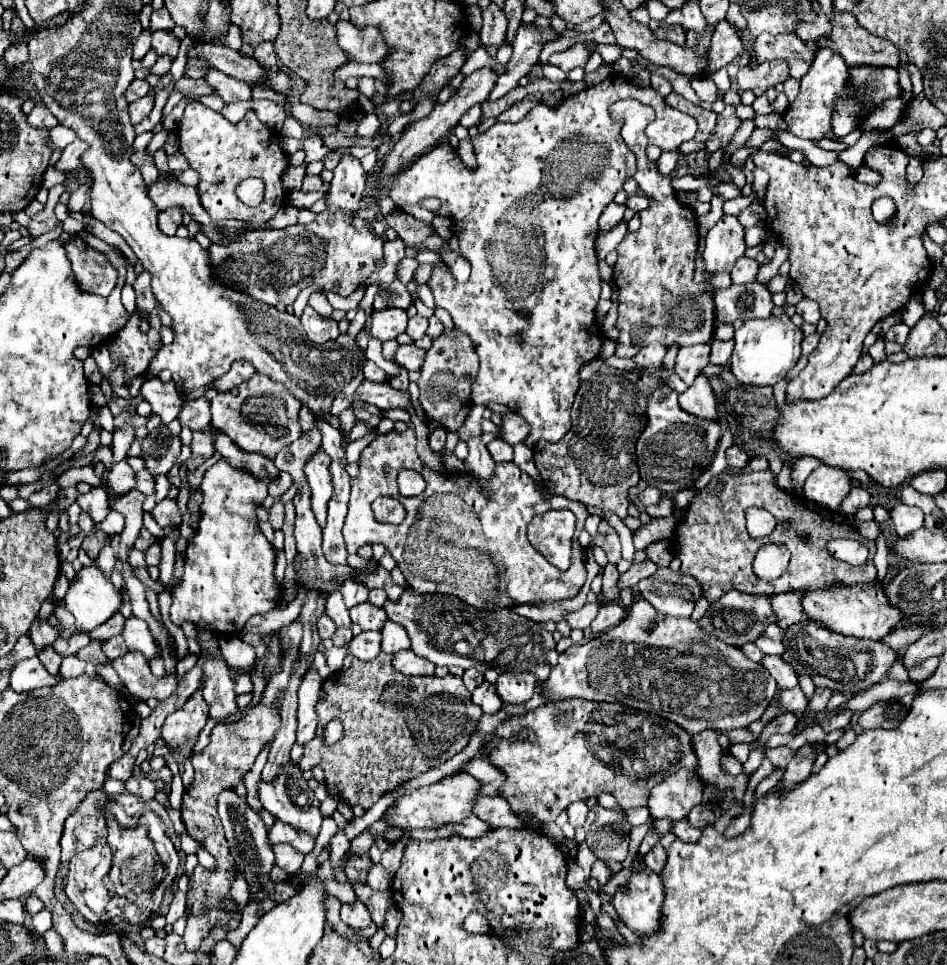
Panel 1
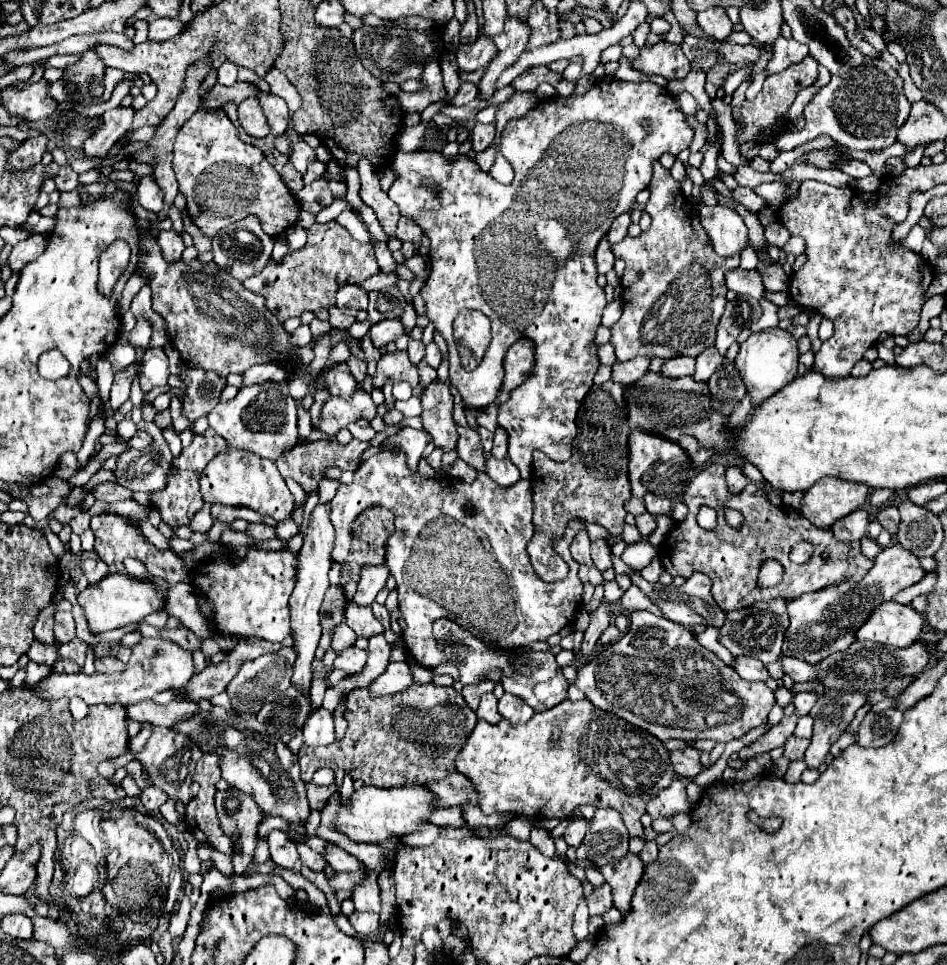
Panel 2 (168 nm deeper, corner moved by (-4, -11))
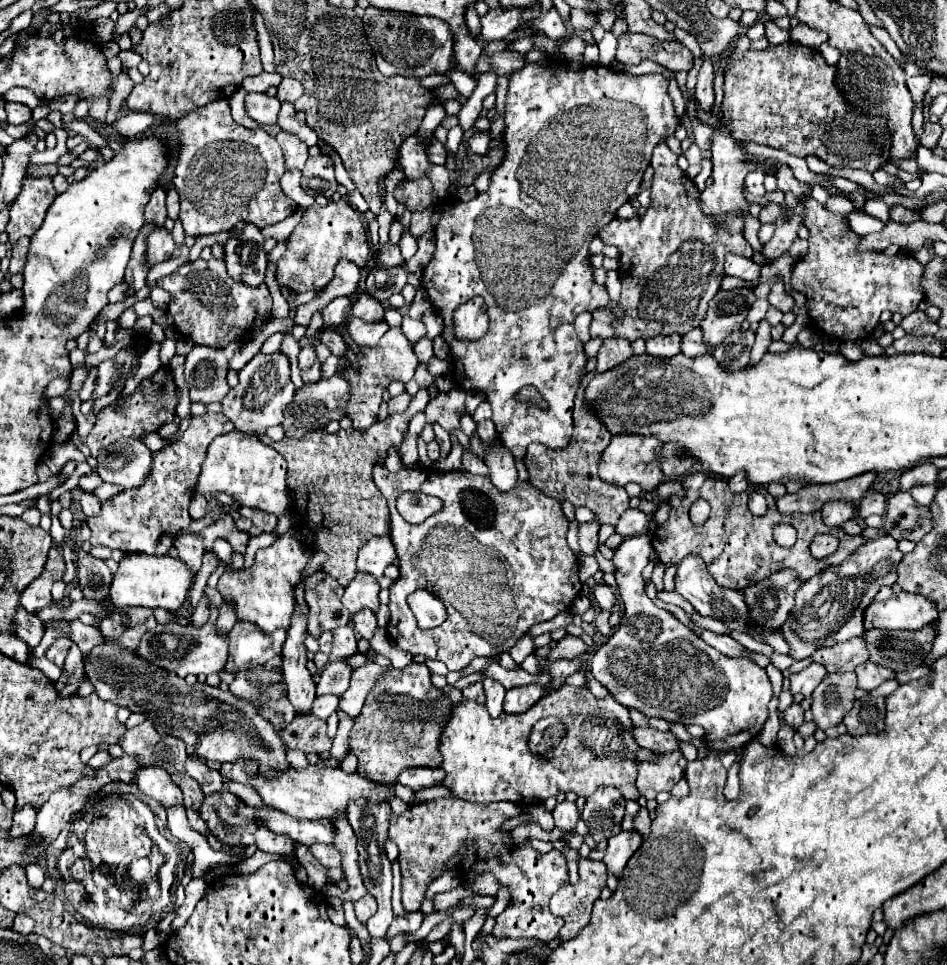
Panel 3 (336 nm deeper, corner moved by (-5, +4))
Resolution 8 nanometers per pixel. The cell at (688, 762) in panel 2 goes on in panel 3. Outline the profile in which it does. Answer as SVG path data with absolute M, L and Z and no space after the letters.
M633 726L633 736L635 736L635 742L641 748L647 748L647 750L653 750L653 752L679 750L677 738L671 732L659 732L659 730L653 730L653 728Z

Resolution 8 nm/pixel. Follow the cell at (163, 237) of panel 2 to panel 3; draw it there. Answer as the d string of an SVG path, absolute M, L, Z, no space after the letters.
M155 228L145 242L147 242L147 254L145 254L147 268L153 268L155 264L171 258L175 250L175 242L165 228Z

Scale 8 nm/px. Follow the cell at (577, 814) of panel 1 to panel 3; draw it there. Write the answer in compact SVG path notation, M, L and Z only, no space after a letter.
M565 800L565 802L561 802L561 804L555 806L553 818L555 818L555 826L557 828L569 832L569 830L575 828L575 824L579 820L579 810L577 810L577 806L573 802Z

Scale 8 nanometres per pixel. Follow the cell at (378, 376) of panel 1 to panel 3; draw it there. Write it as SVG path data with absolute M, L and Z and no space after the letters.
M325 328L325 332L321 334L319 342L325 344L335 356L343 356L343 352L345 352L345 348L347 348L347 344L343 342L343 338L341 338L337 332L329 332L327 328Z

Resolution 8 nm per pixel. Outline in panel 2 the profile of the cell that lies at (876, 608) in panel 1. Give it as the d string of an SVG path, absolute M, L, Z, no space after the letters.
M896 601L880 603L856 631L856 641L876 641L892 647L912 645L922 633L924 619L910 605Z

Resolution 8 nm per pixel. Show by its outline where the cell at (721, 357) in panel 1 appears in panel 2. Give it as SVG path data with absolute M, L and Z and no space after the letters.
M708 347L706 351L702 351L700 357L696 357L696 373L694 373L694 379L696 381L708 381L708 377L712 373L716 373L720 365L722 365L722 355L718 353L716 347Z

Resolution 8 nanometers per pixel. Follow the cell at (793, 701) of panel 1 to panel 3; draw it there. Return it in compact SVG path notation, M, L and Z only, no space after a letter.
M813 662L809 668L805 668L803 672L799 672L799 674L793 674L793 676L789 676L789 680L791 680L791 694L797 694L797 692L801 692L803 696L811 696L813 694L813 690L819 686L819 682L823 680L823 676L827 674L827 670L821 666L821 664L817 664L817 662Z

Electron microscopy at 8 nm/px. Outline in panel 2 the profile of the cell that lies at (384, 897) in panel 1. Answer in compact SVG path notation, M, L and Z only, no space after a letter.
M368 871L368 877L364 879L364 883L360 887L354 889L352 899L356 909L364 909L364 911L374 911L380 909L376 905L380 905L380 887L376 883L376 871Z

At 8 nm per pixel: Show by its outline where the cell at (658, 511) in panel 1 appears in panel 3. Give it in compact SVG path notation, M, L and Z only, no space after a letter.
M629 508L621 518L619 522L615 524L615 532L621 534L623 538L629 538L629 536L643 536L647 534L647 514L643 514L641 510L637 508Z

